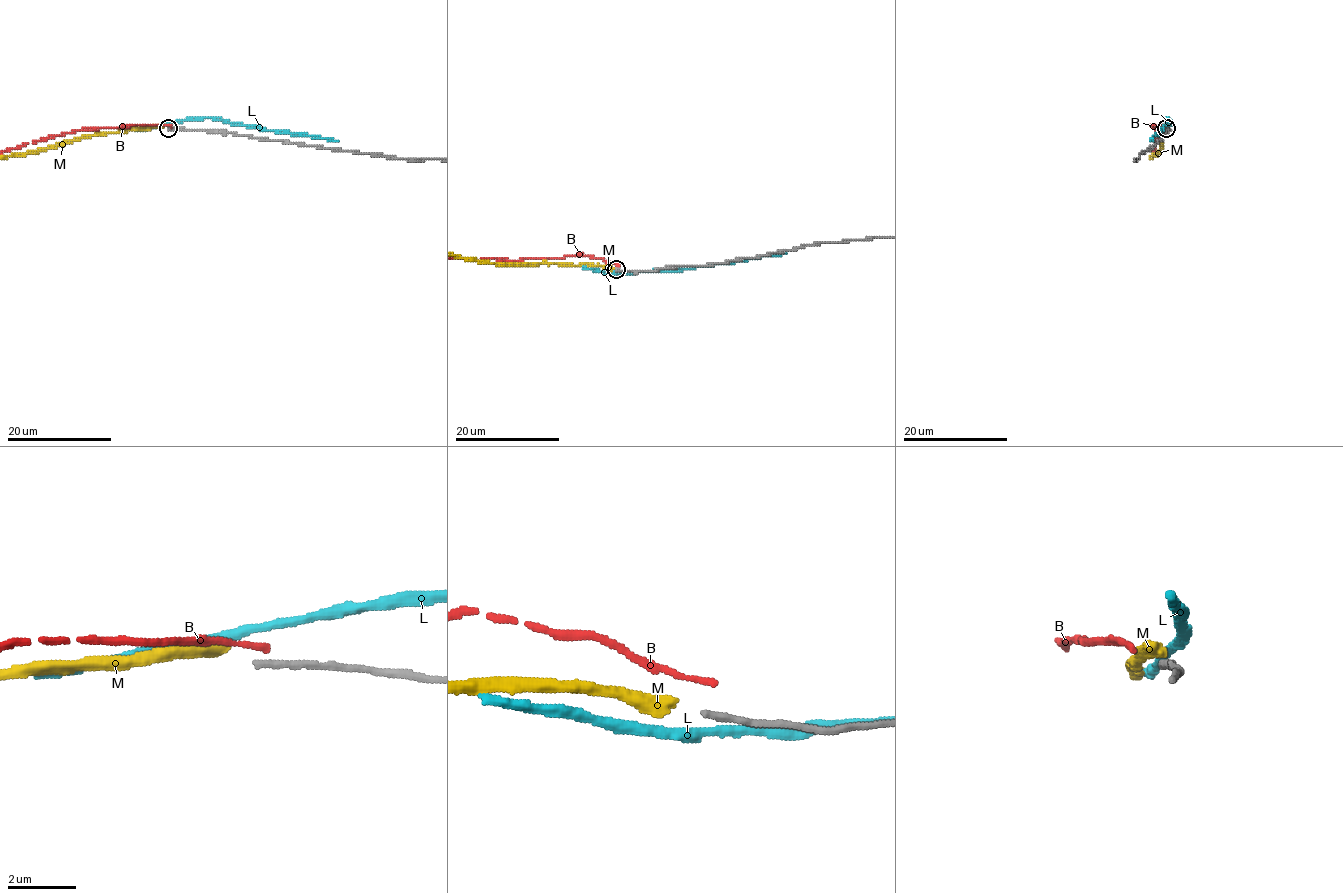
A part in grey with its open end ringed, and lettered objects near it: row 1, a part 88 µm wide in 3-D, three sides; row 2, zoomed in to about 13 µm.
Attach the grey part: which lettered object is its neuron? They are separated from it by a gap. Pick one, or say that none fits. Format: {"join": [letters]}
{"join": []}

